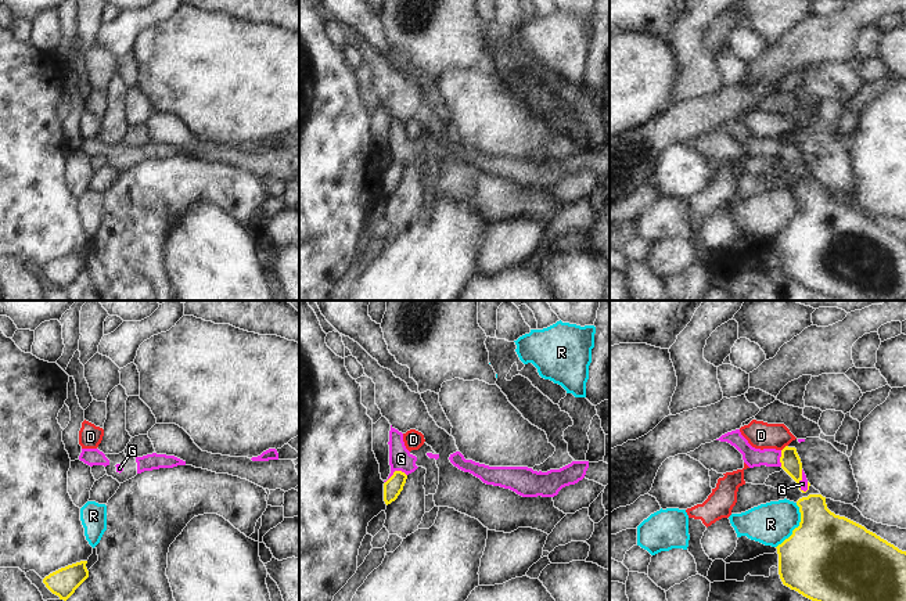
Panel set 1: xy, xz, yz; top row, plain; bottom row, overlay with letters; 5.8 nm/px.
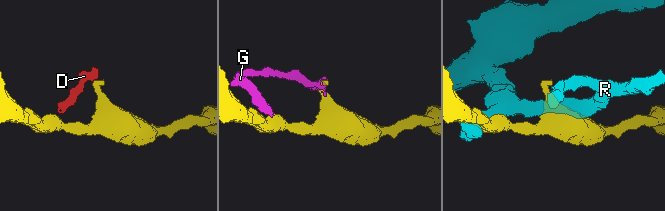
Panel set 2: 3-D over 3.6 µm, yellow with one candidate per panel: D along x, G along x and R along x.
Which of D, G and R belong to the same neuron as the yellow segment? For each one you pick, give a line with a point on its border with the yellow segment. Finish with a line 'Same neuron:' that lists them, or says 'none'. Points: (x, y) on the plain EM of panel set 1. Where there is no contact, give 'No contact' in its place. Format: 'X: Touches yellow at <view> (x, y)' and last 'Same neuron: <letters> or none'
G: Touches yellow at yz (801, 169)
Same neuron: G.

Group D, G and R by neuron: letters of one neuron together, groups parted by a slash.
D / G / R

